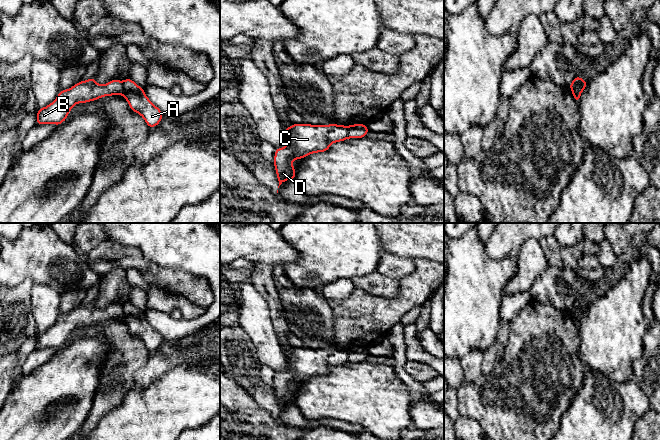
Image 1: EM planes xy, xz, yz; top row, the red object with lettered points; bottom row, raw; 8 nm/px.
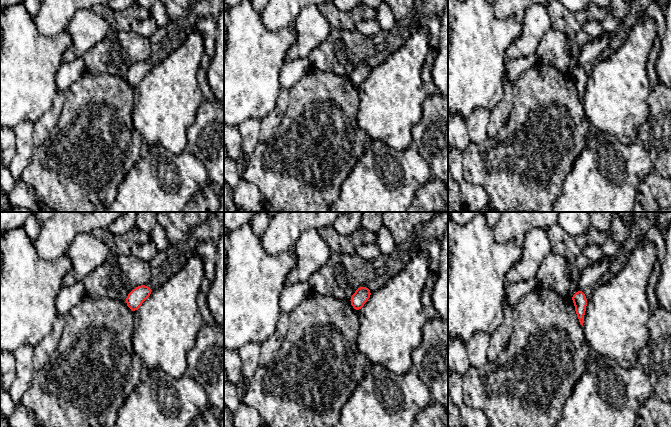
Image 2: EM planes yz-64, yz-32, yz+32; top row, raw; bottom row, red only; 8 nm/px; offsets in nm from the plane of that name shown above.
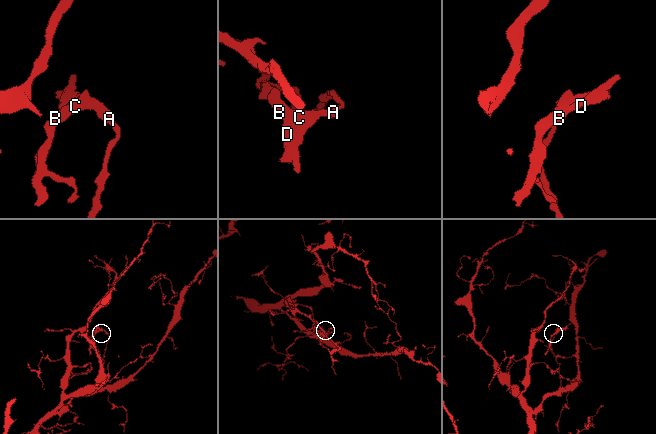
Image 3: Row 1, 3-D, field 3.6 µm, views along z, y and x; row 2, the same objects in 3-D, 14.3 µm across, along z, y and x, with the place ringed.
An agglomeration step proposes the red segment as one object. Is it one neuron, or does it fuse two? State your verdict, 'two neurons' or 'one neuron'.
two neurons

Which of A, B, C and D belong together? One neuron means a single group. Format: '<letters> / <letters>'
A / B C D

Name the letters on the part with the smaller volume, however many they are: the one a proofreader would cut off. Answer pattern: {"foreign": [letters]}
{"foreign": ["B", "C", "D"]}

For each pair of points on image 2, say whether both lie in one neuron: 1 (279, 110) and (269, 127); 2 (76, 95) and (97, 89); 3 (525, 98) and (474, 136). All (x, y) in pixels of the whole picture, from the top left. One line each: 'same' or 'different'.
1: same
2: same
3: different

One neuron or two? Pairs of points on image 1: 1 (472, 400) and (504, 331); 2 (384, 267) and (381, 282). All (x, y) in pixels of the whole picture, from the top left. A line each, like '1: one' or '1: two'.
1: two
2: two

